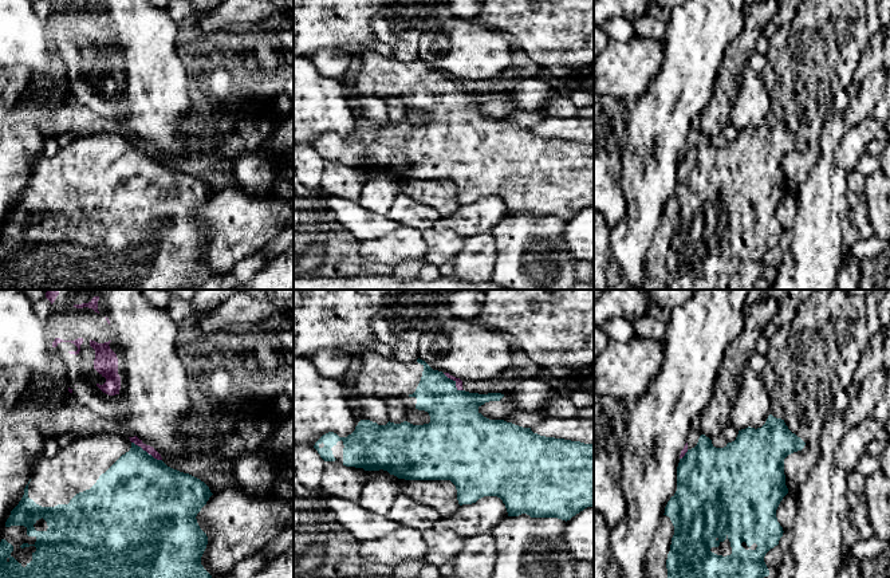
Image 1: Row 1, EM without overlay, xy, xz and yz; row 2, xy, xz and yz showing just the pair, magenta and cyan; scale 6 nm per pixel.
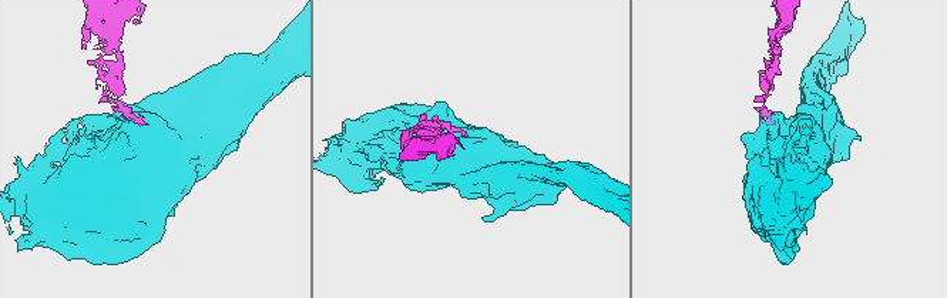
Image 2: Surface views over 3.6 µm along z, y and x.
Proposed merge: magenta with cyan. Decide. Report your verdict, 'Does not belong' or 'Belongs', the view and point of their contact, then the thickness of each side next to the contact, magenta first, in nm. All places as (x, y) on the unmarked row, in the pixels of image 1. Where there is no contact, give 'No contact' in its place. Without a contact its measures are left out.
Does not belong. Touches magenta at xy (146, 150). Thickness 50 nm (magenta) against 440 nm

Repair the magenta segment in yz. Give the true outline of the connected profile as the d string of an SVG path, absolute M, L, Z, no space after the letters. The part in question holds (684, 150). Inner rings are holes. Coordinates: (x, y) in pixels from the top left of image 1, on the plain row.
M688 0L670 9L665 25L663 64L637 107L627 114L629 141L622 154L625 217L610 231L611 256L618 262L630 290L642 290L646 259L665 207L677 190L677 166L688 152L690 121L709 102L725 50L745 25L745 0Z

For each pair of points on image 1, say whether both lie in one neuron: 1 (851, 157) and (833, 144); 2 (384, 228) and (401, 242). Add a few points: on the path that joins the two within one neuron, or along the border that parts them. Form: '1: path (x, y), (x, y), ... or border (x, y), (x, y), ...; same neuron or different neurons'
1: border (847, 129), (837, 152), (837, 164), (846, 175); different neurons
2: border (400, 224), (379, 238), (359, 240); different neurons

